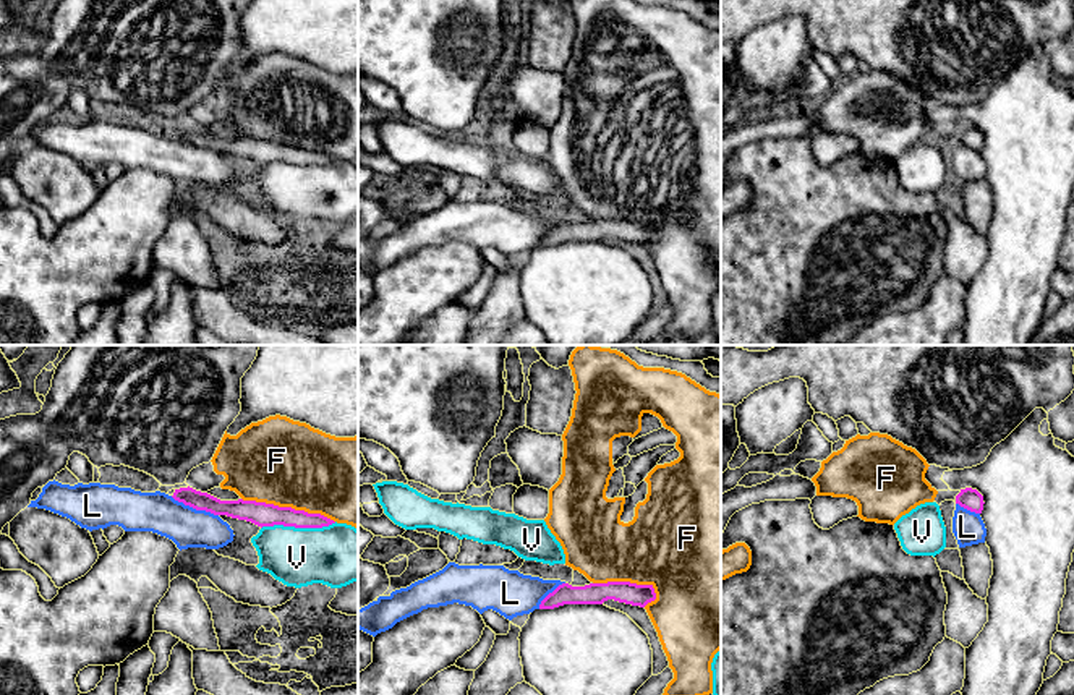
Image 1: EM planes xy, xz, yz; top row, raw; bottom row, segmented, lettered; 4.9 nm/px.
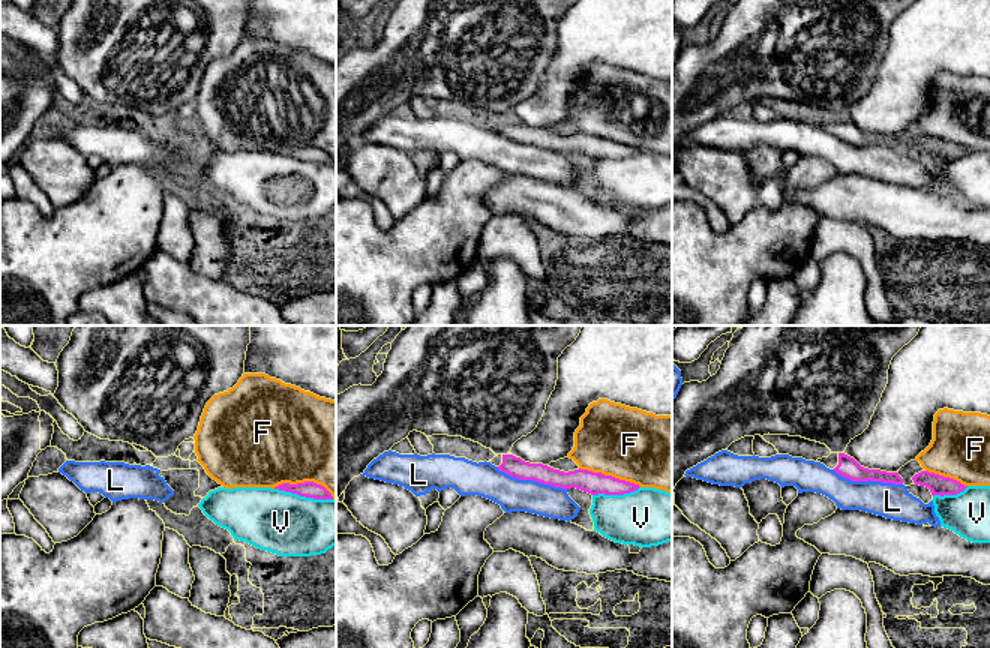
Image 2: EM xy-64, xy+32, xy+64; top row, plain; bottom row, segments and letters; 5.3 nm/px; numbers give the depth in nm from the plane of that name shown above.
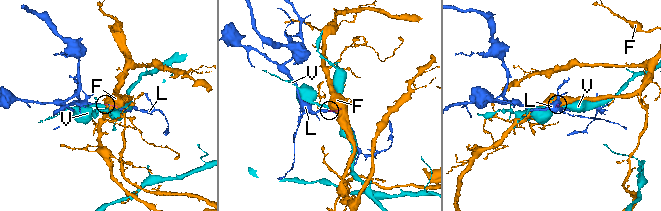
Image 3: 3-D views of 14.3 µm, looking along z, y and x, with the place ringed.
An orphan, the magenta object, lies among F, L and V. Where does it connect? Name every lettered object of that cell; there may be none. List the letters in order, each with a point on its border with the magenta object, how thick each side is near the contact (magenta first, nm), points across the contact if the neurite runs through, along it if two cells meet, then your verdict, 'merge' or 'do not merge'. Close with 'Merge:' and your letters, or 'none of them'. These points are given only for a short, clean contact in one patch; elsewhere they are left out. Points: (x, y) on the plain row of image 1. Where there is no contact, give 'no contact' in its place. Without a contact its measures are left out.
F: meets magenta in xy at (289, 144); 120 nm thick on the magenta side, 440 nm on the other; do not merge
L: meets magenta in xy at (195, 144); 100 nm thick on the magenta side, 200 nm on the other; border along xy (170, 133), (217, 153); do not merge
V: meets magenta in xy at (298, 164); 120 nm thick on the magenta side, 300 nm on the other; do not merge
Merge: none of them

